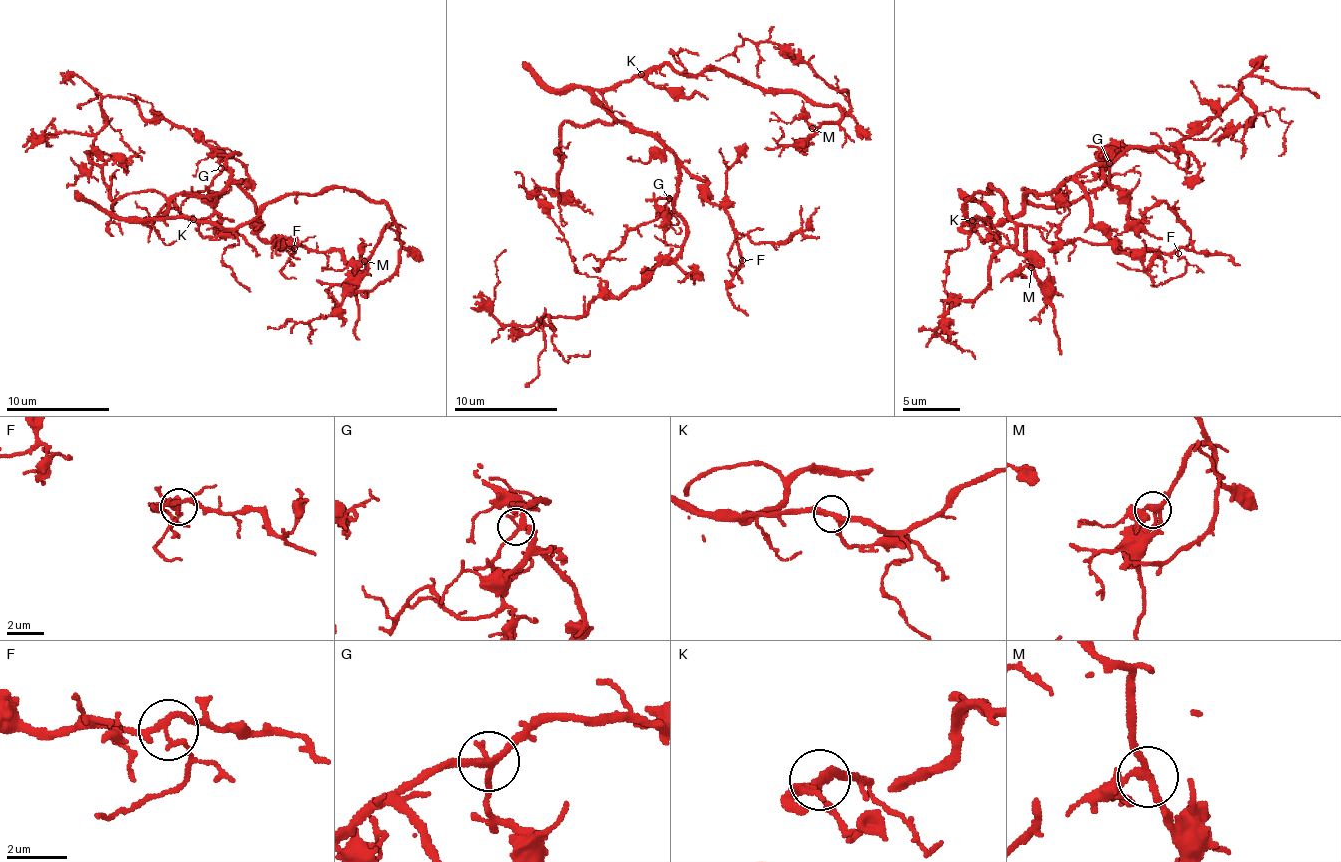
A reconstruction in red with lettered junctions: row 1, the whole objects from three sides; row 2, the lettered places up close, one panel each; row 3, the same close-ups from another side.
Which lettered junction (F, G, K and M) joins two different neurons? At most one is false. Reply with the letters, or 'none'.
none

